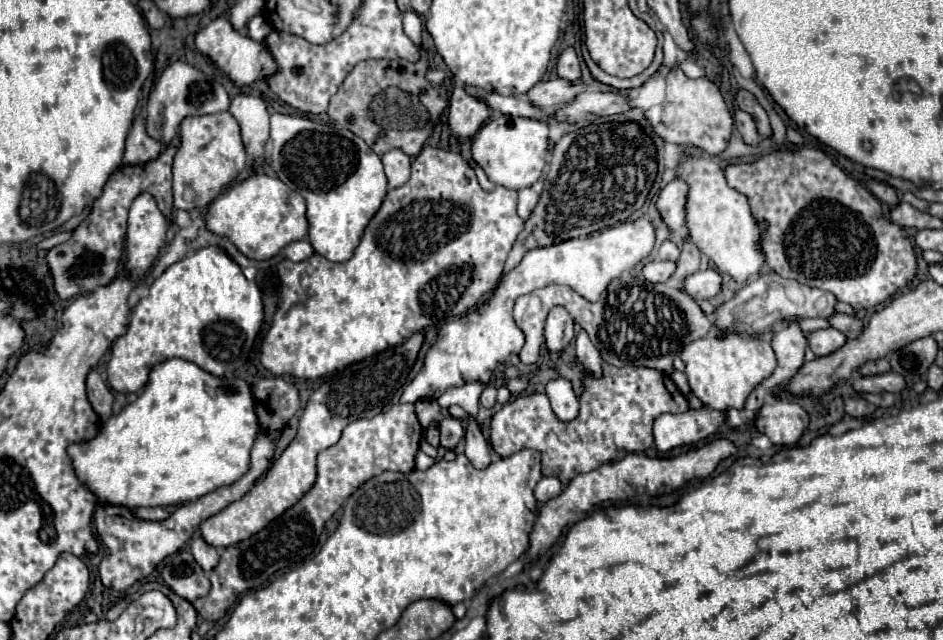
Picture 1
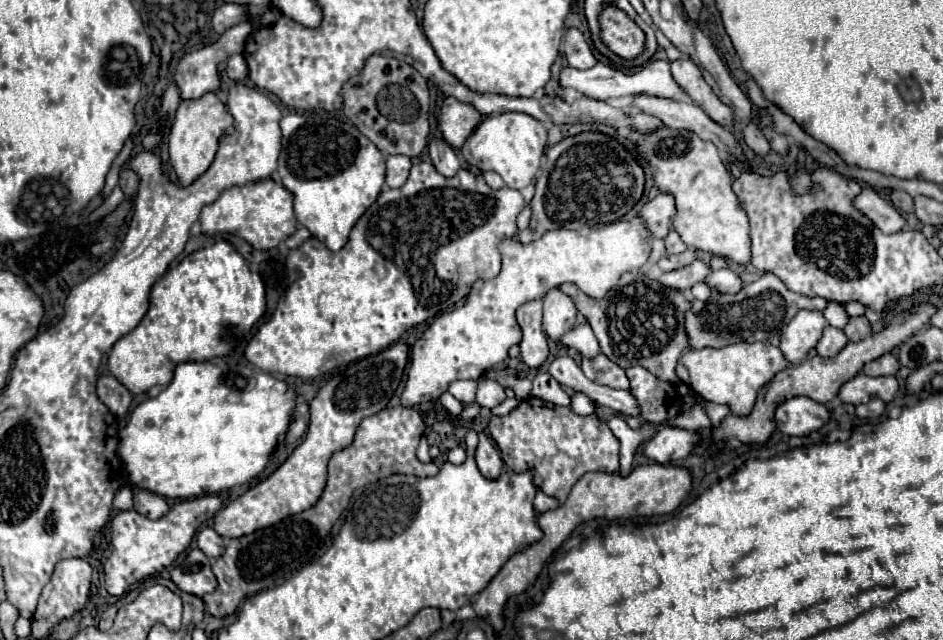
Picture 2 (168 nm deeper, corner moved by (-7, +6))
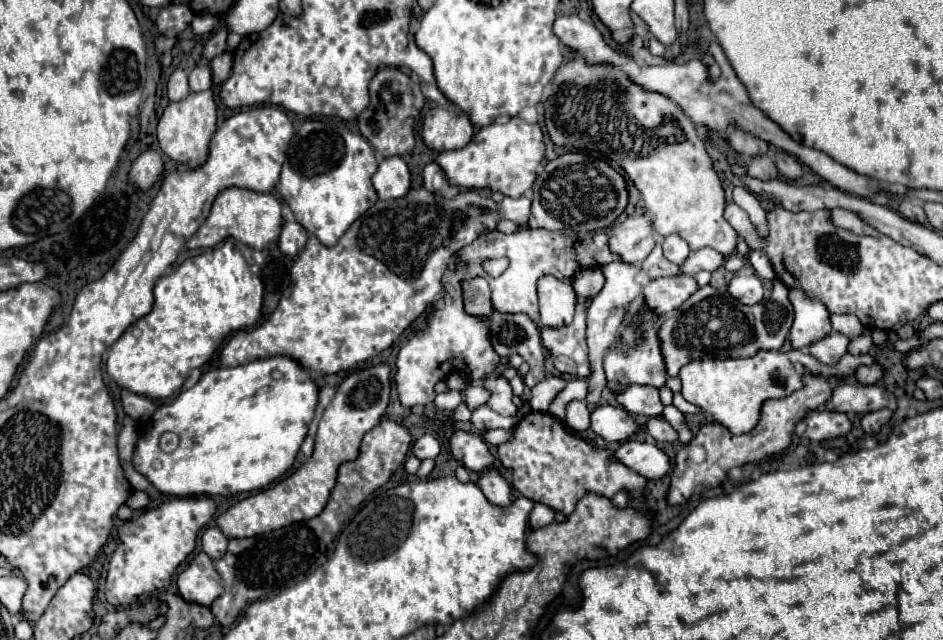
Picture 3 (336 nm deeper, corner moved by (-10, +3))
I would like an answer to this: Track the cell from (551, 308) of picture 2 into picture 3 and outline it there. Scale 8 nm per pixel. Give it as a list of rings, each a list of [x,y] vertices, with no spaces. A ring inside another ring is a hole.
[[[542,276],[538,280],[538,304],[540,322],[538,326],[564,326],[572,322],[576,292],[570,282],[560,282],[554,276]]]

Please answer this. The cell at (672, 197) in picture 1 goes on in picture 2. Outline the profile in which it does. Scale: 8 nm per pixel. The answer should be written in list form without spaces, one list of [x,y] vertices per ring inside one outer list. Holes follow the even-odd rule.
[[[659,193],[655,199],[647,201],[641,209],[641,217],[655,237],[665,237],[669,233],[669,221],[673,221],[673,213],[677,213],[673,197],[669,193]]]

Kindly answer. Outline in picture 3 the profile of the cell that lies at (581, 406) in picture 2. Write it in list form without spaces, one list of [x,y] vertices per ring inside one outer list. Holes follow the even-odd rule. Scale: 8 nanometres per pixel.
[[[598,406],[592,412],[592,430],[606,442],[628,440],[640,428],[644,426],[640,426],[624,408]]]

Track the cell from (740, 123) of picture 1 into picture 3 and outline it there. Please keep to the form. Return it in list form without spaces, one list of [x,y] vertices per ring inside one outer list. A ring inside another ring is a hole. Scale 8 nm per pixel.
[[[756,156],[748,164],[748,176],[758,180],[774,180],[778,178],[778,170],[768,156]]]

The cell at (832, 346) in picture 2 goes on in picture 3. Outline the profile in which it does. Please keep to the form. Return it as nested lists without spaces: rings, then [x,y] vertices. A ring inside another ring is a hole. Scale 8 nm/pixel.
[[[832,332],[826,338],[814,342],[810,346],[810,354],[816,356],[816,360],[820,360],[822,364],[836,364],[846,354],[848,342],[850,342],[848,336],[840,332]]]

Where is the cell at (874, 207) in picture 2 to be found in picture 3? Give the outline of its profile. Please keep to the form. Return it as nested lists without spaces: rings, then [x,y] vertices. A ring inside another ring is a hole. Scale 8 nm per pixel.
[[[834,208],[834,210],[830,210],[830,220],[838,228],[856,232],[858,236],[878,236],[878,232],[874,228],[870,228],[866,222],[862,222],[854,212],[848,212],[848,210],[842,210],[842,208]]]

